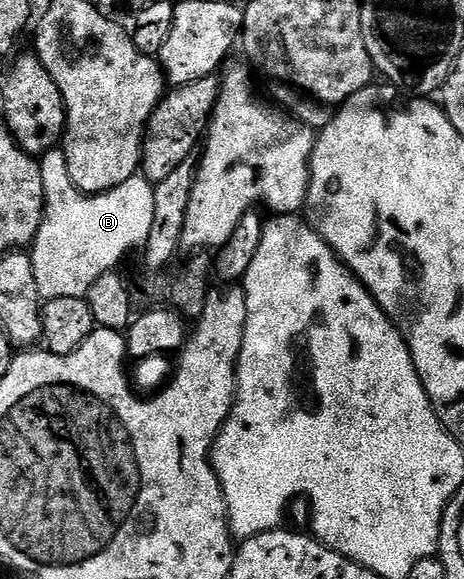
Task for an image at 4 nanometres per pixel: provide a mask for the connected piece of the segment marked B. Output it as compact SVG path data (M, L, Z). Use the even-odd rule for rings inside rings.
M61 148L42 154L40 164L46 214L32 246L38 293L43 302L61 297L85 298L100 275L115 272L137 245L145 246L152 212L151 182L136 175L107 193L87 195L72 183Z

